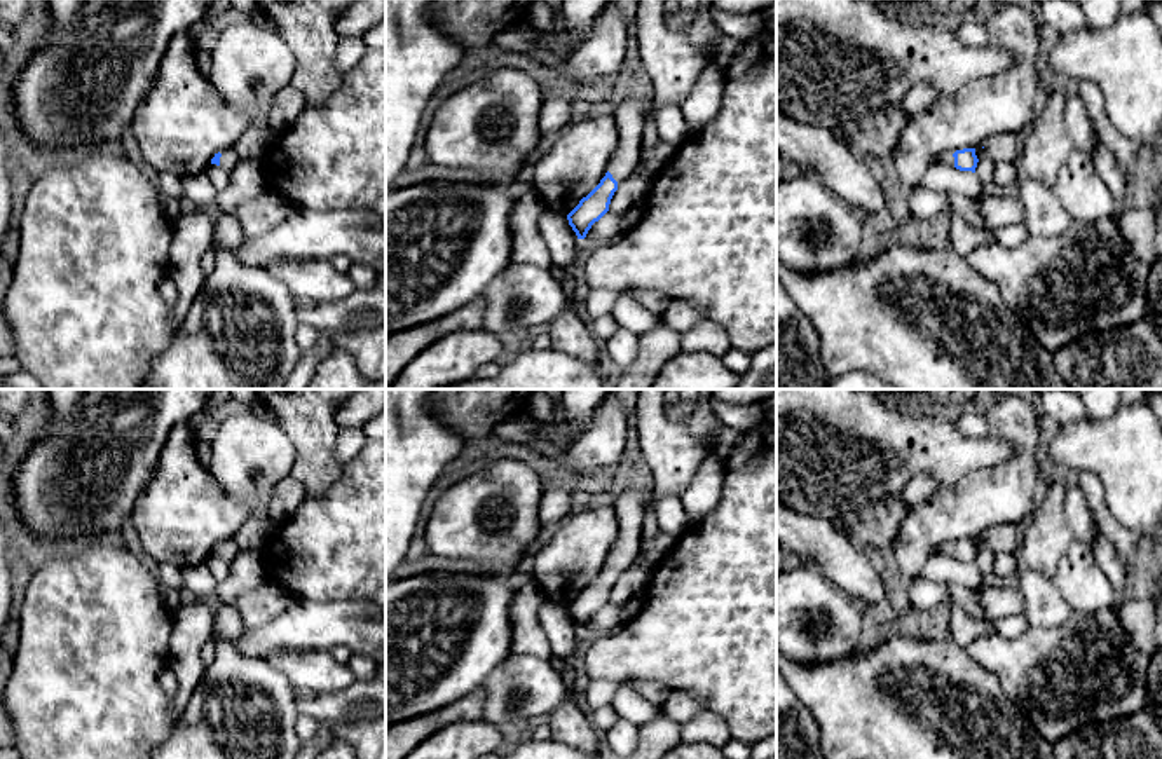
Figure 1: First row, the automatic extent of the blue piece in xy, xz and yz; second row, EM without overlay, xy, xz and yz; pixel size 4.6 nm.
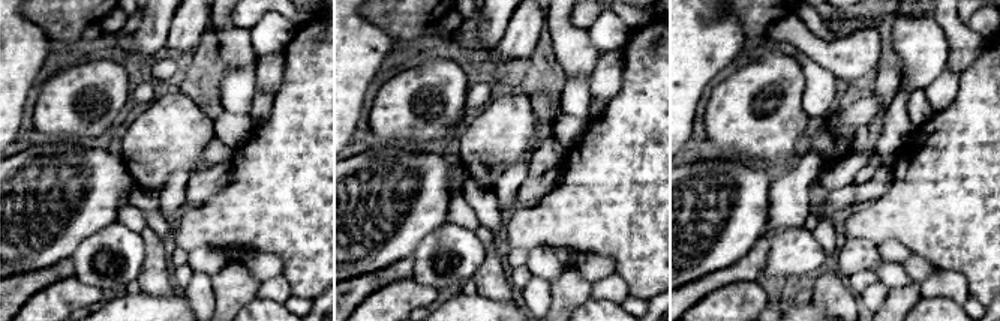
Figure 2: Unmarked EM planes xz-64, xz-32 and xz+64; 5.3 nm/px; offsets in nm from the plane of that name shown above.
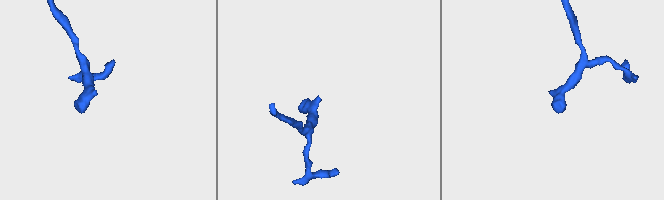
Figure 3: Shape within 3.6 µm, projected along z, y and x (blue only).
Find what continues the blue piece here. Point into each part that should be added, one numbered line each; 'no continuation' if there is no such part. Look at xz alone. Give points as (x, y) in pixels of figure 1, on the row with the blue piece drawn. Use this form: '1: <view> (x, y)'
1: xz (628, 116)

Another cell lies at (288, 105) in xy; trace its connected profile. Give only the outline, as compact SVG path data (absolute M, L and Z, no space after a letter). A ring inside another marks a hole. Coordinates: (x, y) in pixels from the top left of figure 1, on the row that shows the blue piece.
M290 84L277 94L269 122L276 131L290 127L305 110L304 96Z

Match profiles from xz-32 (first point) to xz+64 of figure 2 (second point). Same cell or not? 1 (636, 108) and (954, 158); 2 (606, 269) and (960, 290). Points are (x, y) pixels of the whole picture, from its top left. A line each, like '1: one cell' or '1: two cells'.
1: one cell
2: two cells

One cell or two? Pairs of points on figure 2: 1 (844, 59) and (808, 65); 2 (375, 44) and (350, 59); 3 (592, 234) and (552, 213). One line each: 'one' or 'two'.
1: two
2: one
3: one

